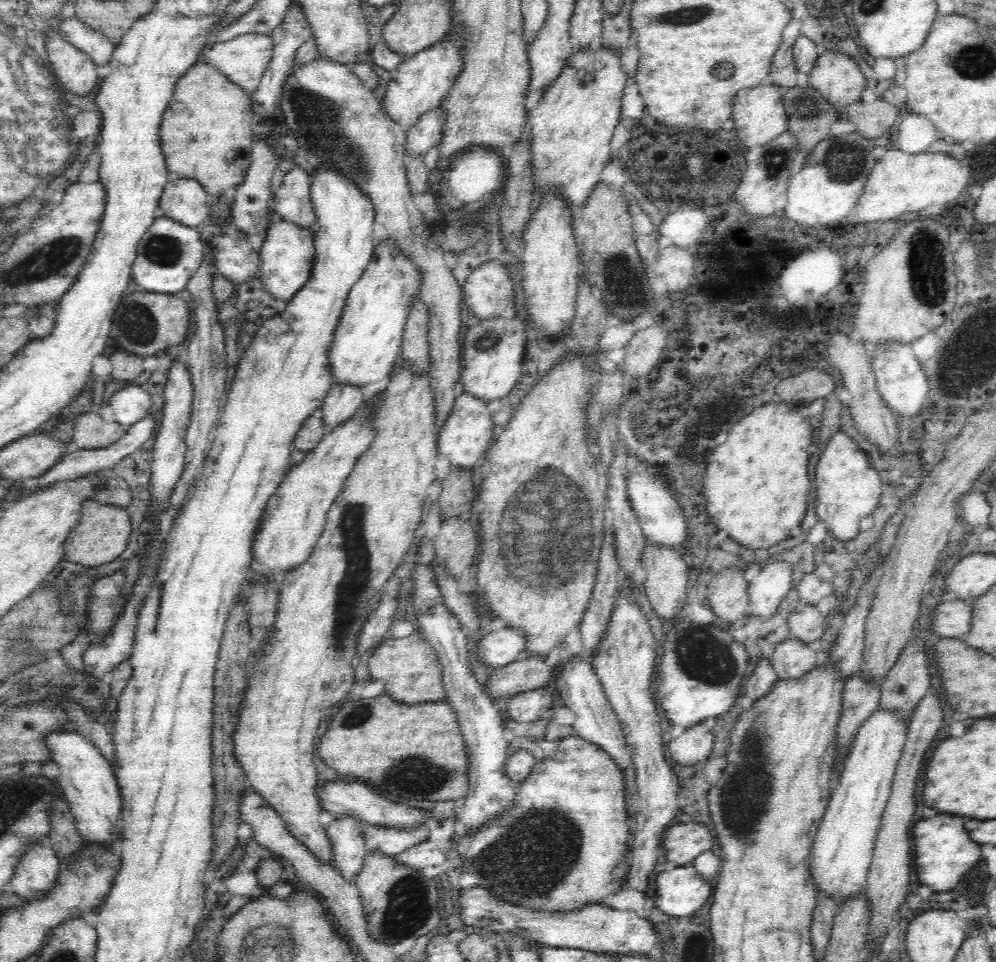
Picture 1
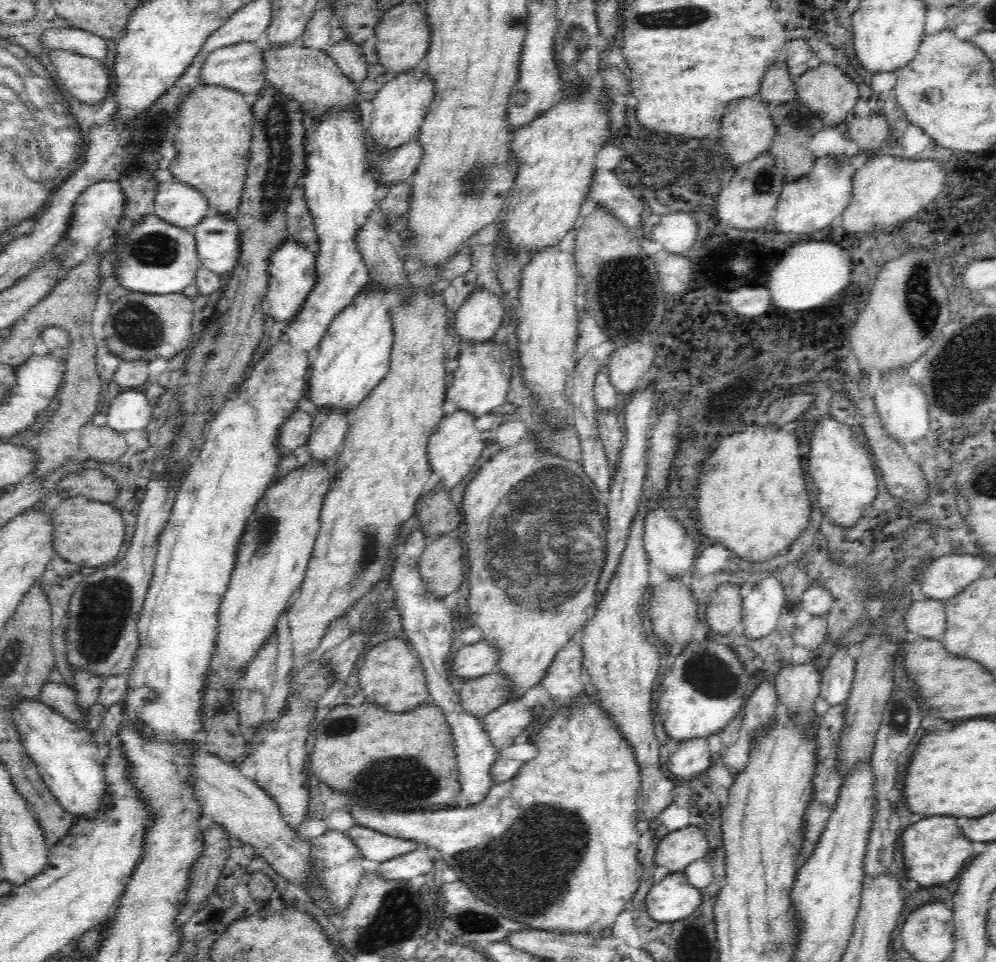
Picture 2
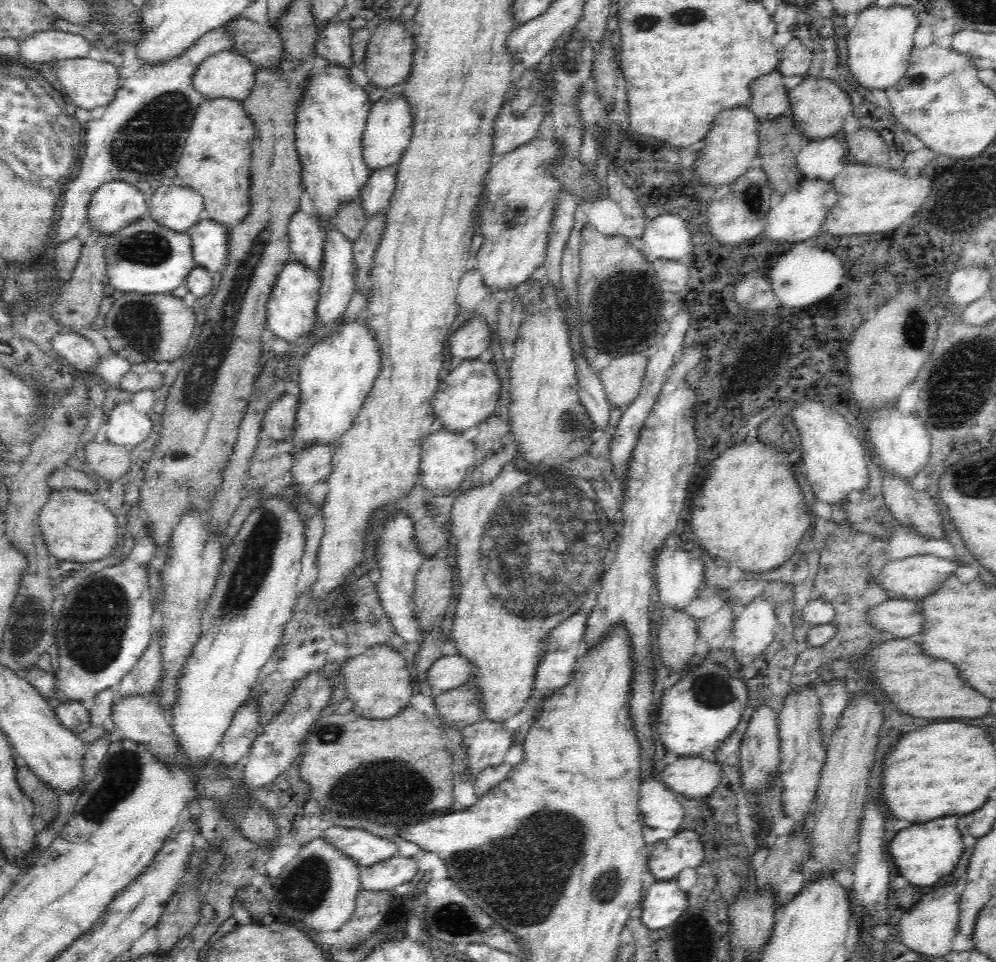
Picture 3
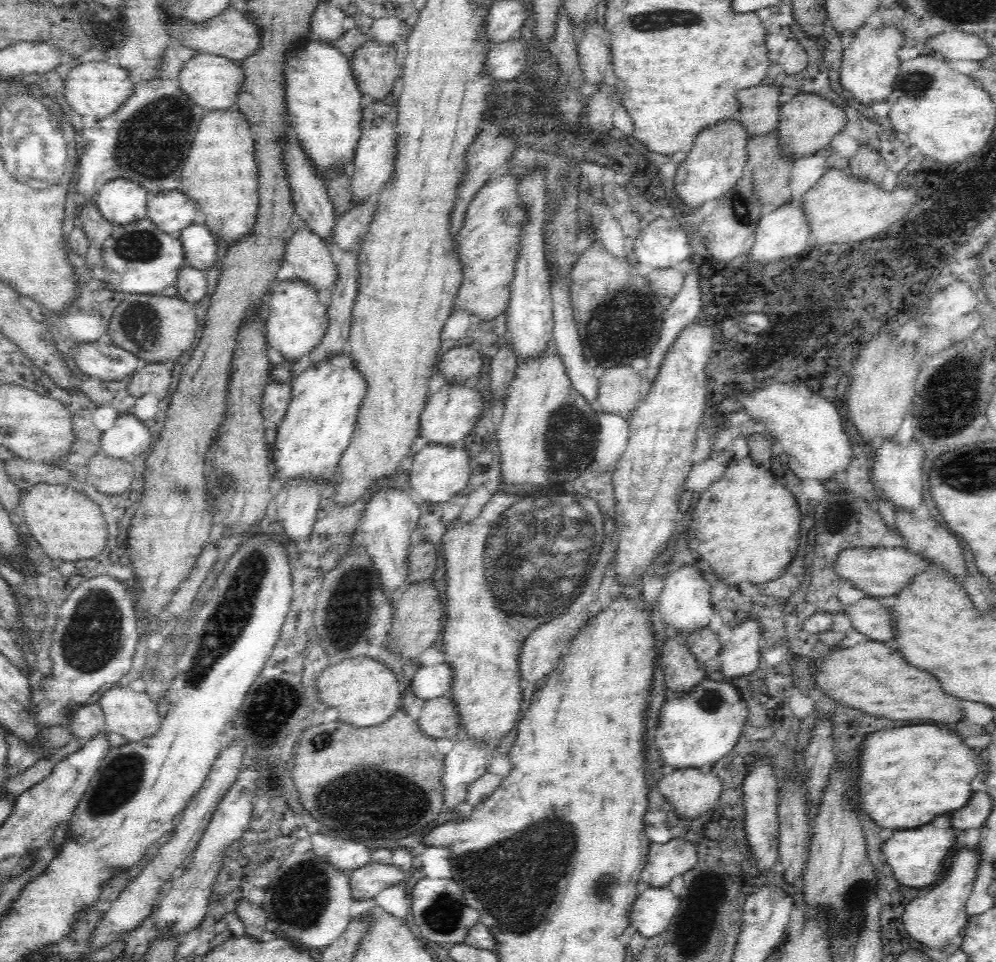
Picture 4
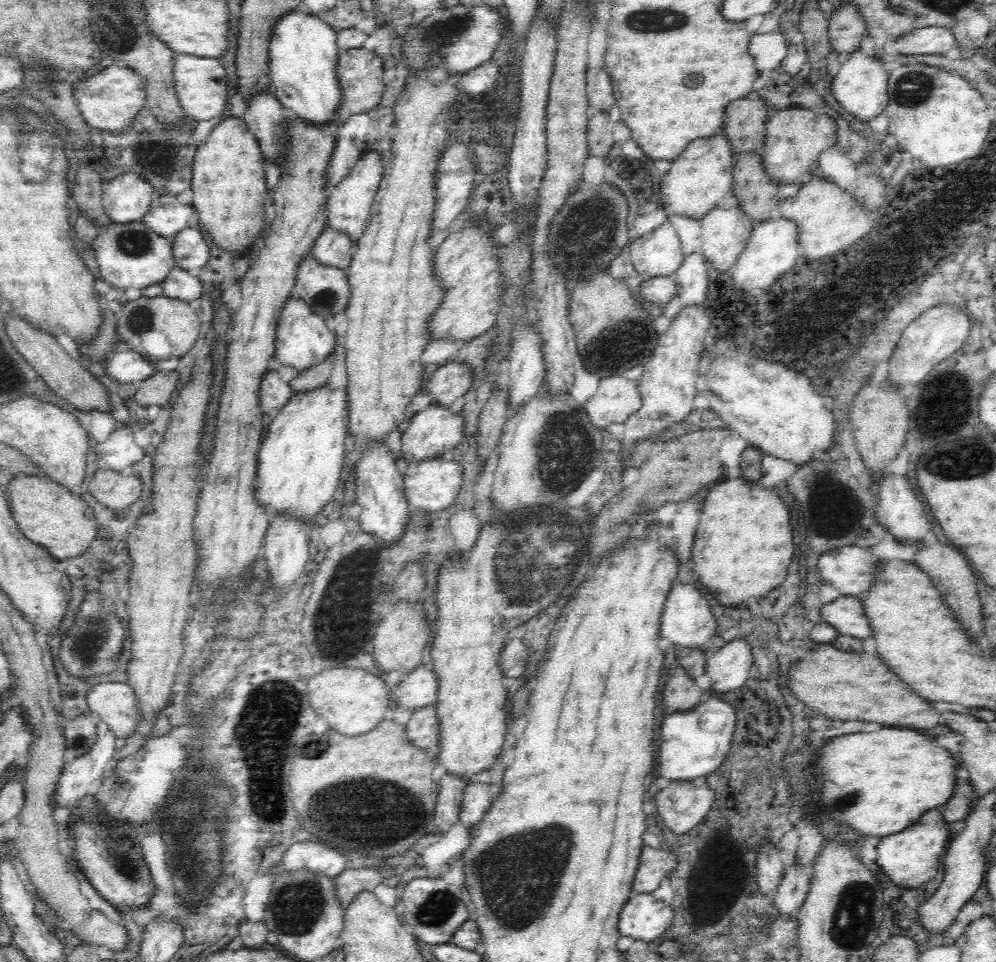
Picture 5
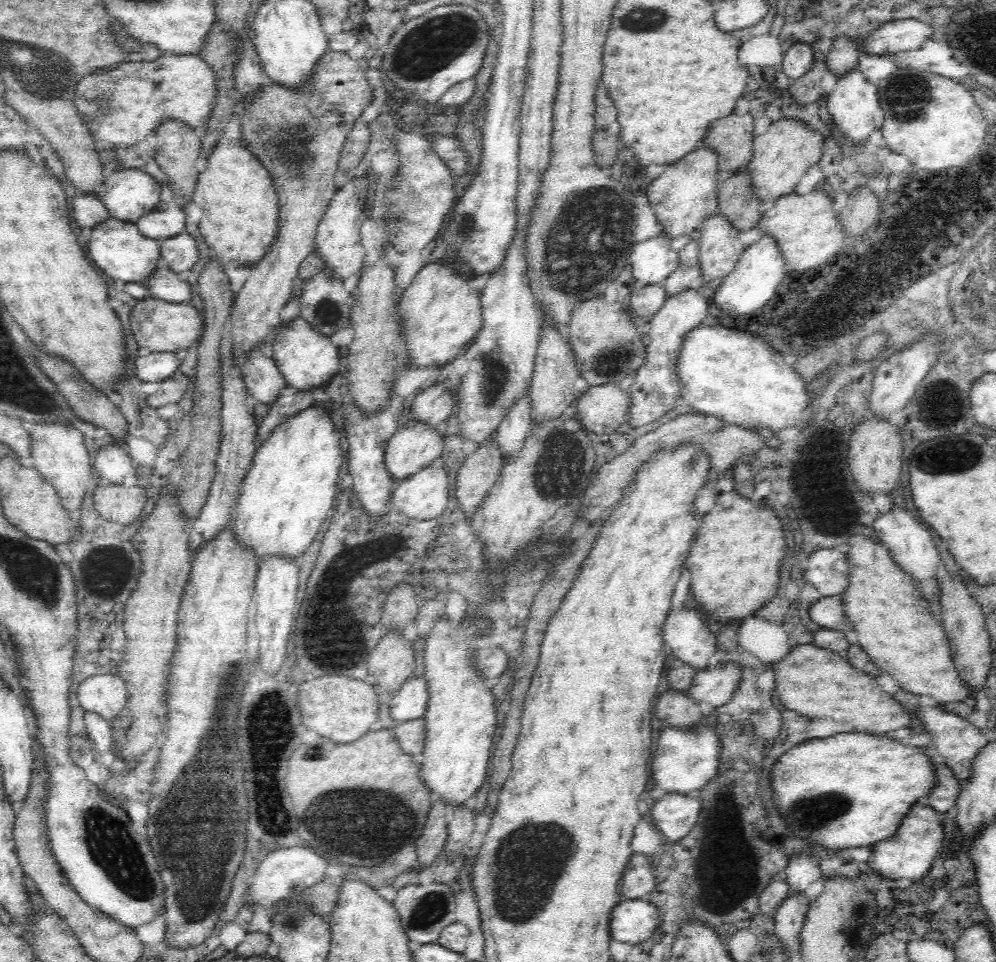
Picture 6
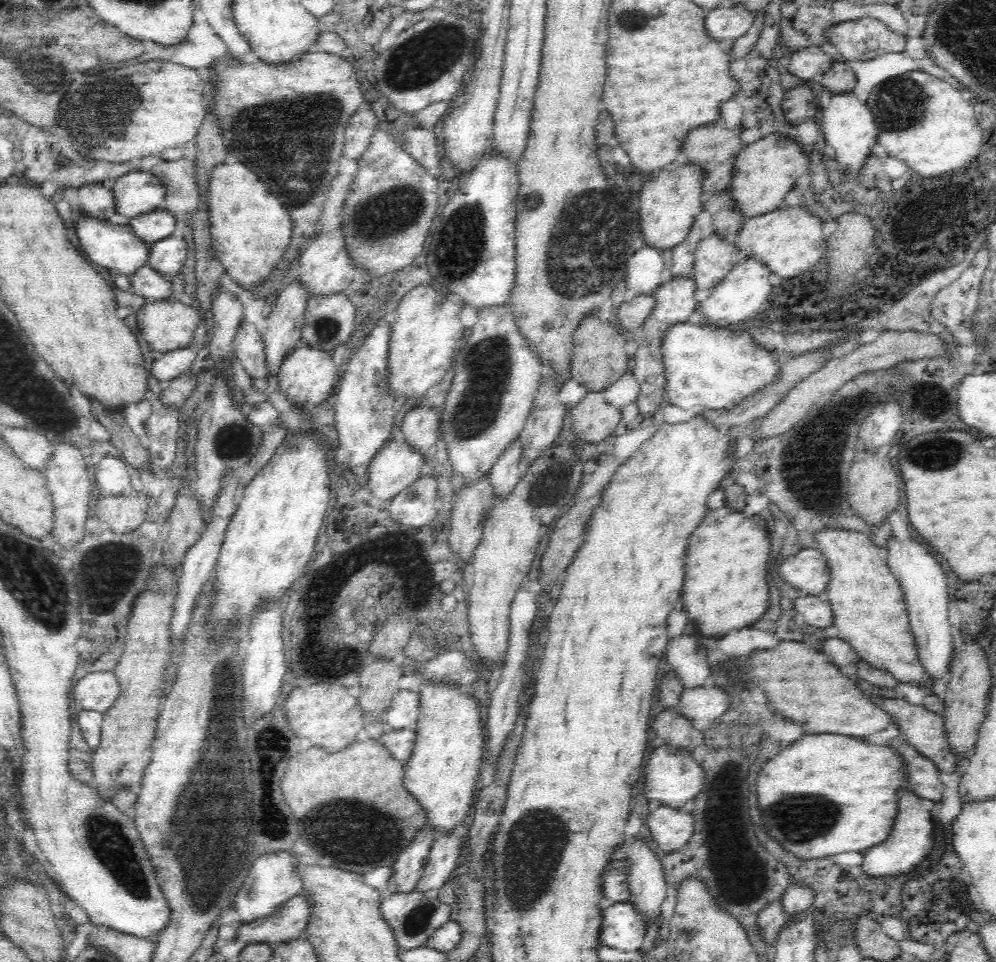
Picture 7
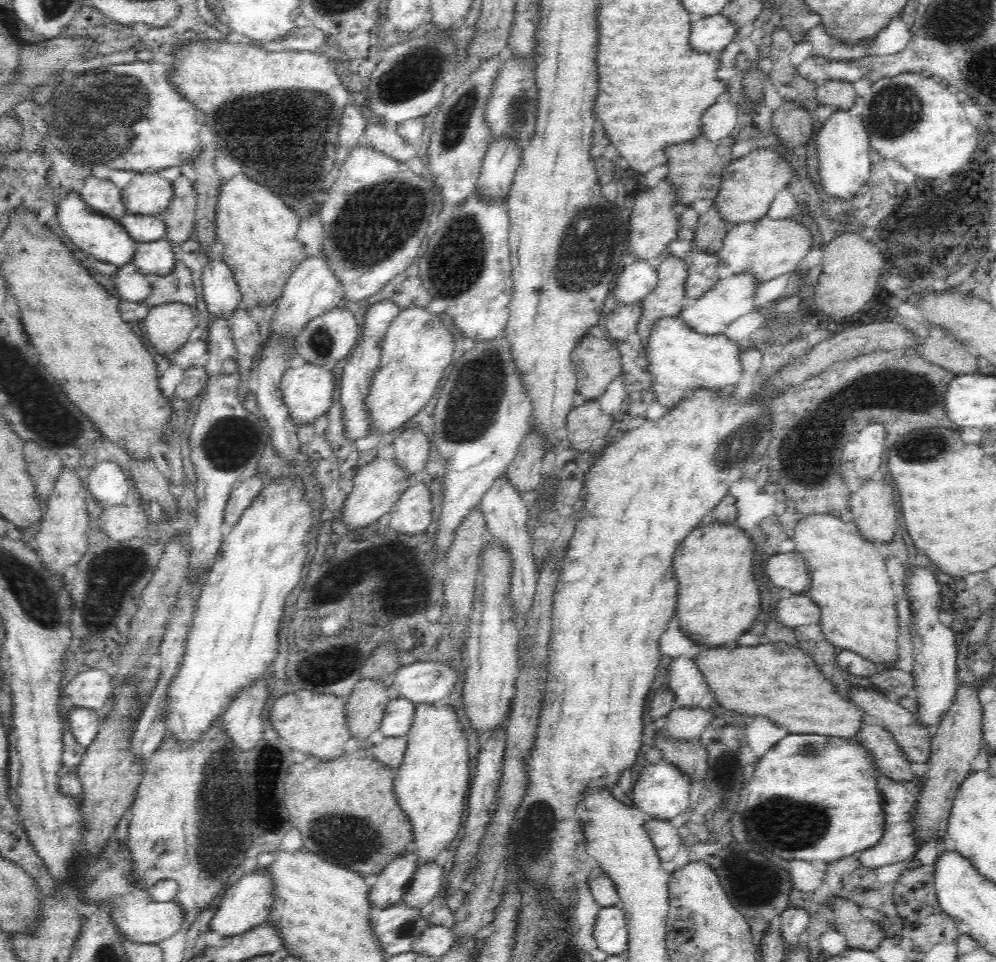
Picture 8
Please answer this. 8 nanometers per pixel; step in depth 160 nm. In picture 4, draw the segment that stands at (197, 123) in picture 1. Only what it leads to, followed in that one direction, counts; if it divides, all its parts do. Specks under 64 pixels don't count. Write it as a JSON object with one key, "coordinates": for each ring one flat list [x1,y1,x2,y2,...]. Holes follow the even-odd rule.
{"coordinates":[[238,110,207,112,200,121,188,158,181,170,179,189,204,212,204,225,229,245,244,238,256,224,259,178,254,133]]}

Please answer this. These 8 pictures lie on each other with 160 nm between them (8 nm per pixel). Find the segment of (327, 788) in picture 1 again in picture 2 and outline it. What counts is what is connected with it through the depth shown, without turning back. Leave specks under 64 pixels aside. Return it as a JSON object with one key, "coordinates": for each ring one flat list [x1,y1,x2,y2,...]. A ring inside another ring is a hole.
{"coordinates":[[582,690,578,696,574,696,574,702,570,702,568,706,562,706,554,711,550,719,538,727,536,736,530,742,536,747,536,756,524,763,510,780,492,785,492,788,488,790,488,794,480,802,466,808,454,807,417,813,386,812,366,808,354,801,354,806,350,809,350,812,357,822,363,824,364,827,380,831,381,834,393,838,402,838,416,844,424,844,427,849,438,851,438,857,442,858,458,874,458,880,462,880,472,891,472,894,475,894,476,898,495,908,501,916,516,920,516,922,524,925,524,928,562,935,607,937,611,934,611,930,620,918,620,914,624,912,624,908,634,900,634,893,637,892,640,884,642,884,642,878,644,878,644,867,638,861,638,844,641,833,636,826,641,780,640,769,633,748,620,732,619,726,607,714,607,710,604,710,599,704,598,695,594,699,585,690]]}

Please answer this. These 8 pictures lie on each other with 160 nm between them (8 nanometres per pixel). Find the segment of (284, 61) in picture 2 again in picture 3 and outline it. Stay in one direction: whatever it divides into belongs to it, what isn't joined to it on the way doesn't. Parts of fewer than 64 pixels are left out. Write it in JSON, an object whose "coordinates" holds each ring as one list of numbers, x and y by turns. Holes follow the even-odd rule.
{"coordinates":[[238,17,224,26,230,35,230,51,236,51,254,66,270,68,280,65,282,41,270,24,257,24,246,17]]}

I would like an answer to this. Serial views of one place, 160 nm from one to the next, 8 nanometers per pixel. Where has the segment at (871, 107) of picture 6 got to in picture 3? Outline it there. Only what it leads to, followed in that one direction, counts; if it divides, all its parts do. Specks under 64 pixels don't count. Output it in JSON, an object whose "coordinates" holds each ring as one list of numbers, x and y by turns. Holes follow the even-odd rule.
{"coordinates":[[872,5,864,10,854,28,846,34,847,64,852,79,868,91,886,90,894,86,908,68,908,60,914,40,915,30,919,26,915,12,910,7,896,6,881,8]]}

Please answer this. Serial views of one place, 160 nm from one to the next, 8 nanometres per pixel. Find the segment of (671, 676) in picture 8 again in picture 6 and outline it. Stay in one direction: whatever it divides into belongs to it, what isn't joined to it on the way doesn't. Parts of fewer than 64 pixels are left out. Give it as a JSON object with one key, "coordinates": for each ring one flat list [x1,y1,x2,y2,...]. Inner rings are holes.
{"coordinates":[[684,607,676,610,670,609,663,632,666,651,673,654,674,658,690,666,695,673,708,668,710,658,717,651,717,640,715,639,715,631,710,632,706,627,706,618,702,612]]}

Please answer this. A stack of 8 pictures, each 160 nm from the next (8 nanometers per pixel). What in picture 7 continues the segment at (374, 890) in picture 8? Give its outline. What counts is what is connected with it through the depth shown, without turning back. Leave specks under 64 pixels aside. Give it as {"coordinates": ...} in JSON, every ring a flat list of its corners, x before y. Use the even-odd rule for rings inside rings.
{"coordinates":[[426,823,404,851,396,857,396,861,392,864,392,877,395,883,392,894,406,894,414,891,434,840,434,829,430,827,430,823]]}

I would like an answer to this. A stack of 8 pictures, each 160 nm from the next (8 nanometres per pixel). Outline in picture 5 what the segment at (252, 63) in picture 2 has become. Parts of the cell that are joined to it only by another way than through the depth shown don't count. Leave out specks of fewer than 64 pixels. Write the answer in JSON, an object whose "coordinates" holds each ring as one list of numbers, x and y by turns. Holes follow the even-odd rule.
{"coordinates":[[172,52,174,92,186,118,194,122,220,117,226,105,228,82,222,63,215,58,180,55]]}

